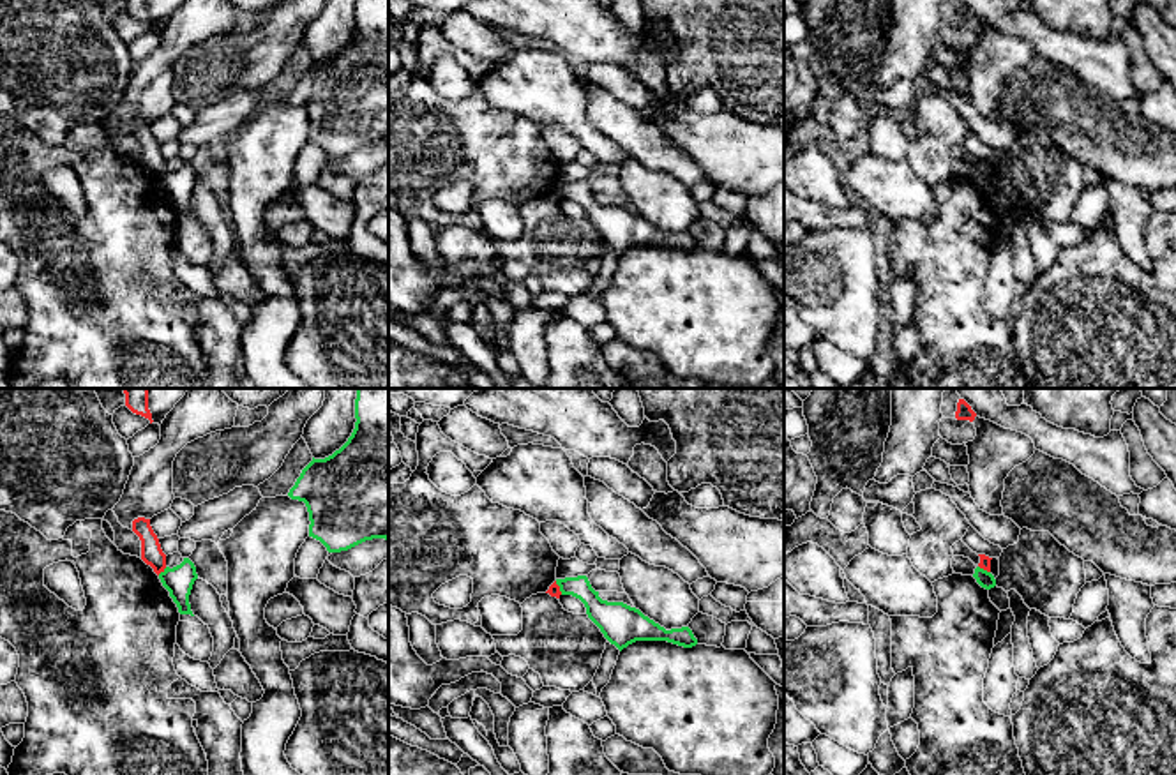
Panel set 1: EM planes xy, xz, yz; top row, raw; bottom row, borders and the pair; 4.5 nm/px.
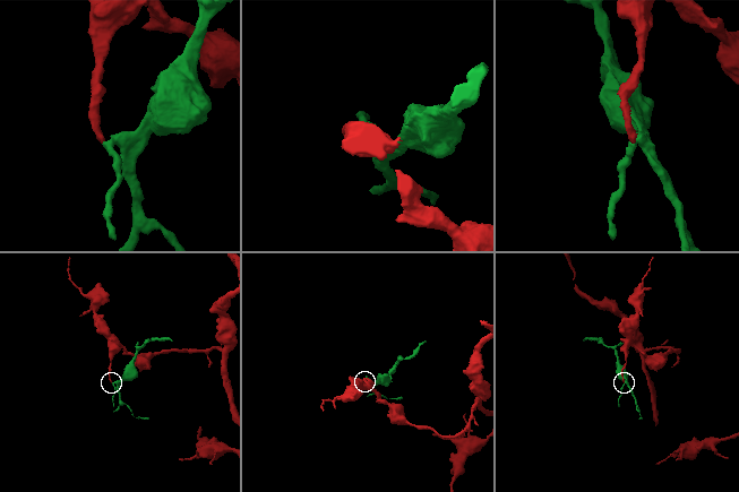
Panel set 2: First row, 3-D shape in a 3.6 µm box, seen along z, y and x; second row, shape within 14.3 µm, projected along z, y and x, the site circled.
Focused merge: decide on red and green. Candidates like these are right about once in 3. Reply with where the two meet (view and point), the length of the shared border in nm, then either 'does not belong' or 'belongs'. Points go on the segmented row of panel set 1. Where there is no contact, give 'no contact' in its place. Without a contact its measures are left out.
contact xy (161, 571); length 60 nm; does not belong

